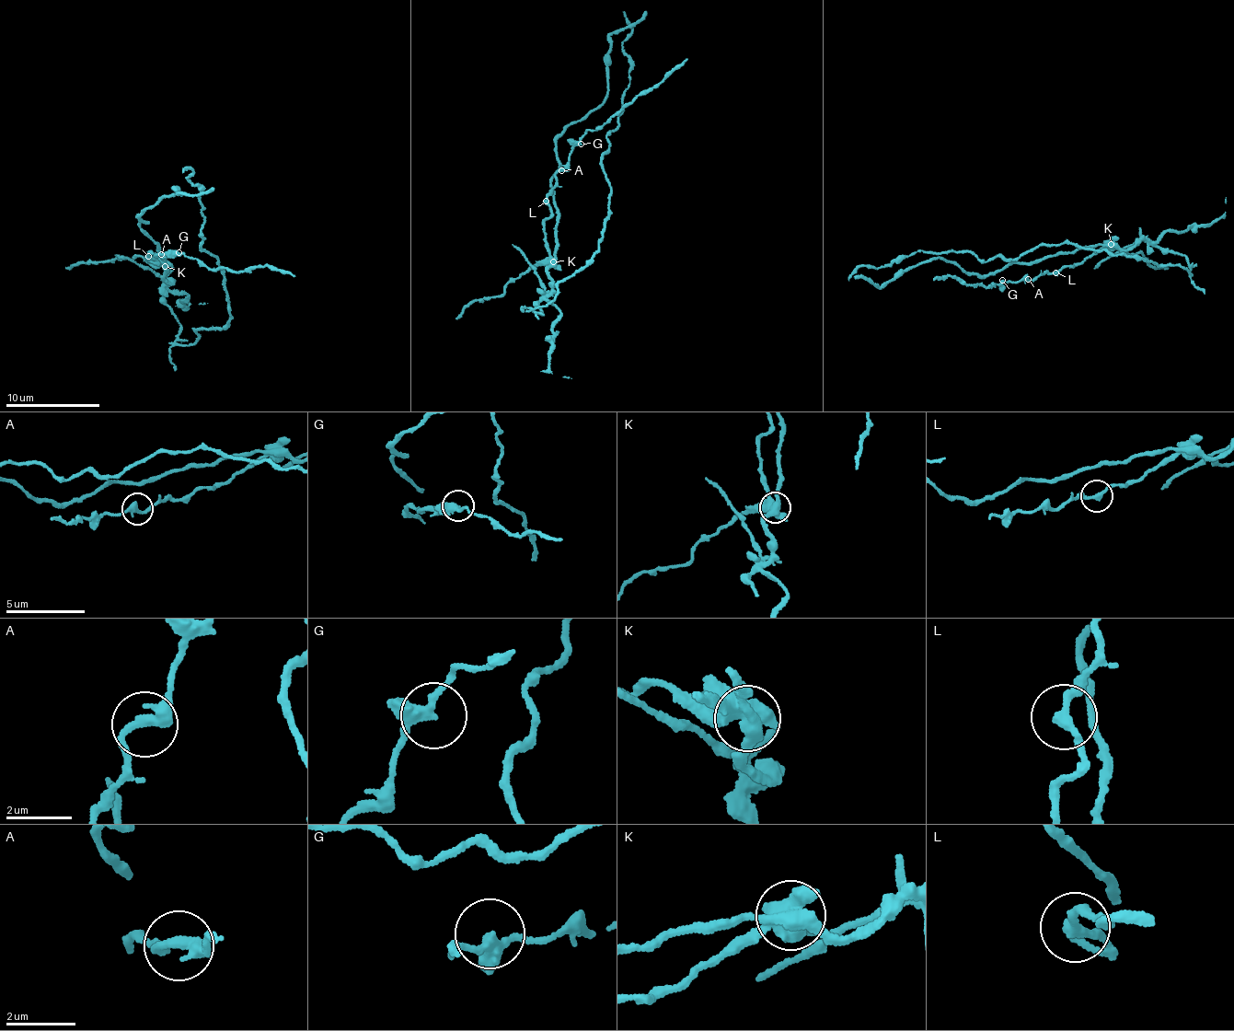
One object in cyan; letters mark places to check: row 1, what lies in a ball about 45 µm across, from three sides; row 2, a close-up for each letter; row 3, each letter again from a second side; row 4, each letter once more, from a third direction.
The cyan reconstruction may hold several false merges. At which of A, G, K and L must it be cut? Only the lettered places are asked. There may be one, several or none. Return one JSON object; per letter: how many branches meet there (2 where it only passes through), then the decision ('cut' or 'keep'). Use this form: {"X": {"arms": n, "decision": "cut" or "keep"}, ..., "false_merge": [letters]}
{"A": {"arms": 2, "decision": "keep"}, "G": {"arms": 3, "decision": "keep"}, "K": {"arms": 5, "decision": "cut"}, "L": {"arms": 2, "decision": "keep"}, "false_merge": ["K"]}

